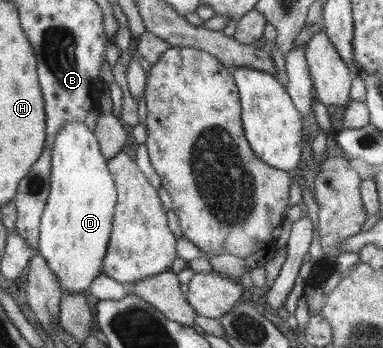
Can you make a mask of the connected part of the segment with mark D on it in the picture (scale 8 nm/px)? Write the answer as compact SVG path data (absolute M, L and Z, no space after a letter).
M66 122L57 133L51 149L50 193L40 220L38 253L47 261L58 278L63 292L88 292L102 270L110 241L113 215L118 199L116 185L108 169L108 161L100 151L94 132L83 122Z

